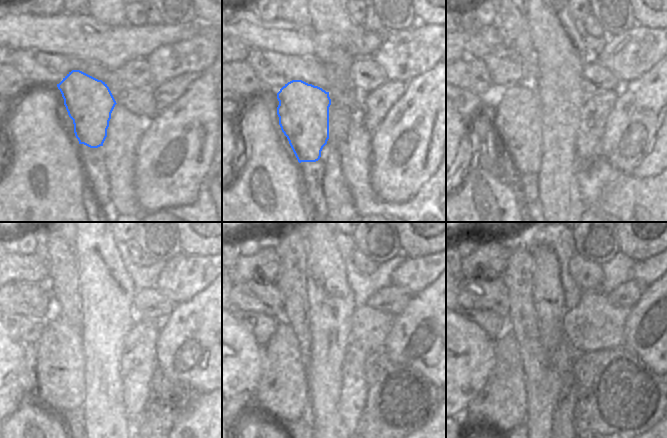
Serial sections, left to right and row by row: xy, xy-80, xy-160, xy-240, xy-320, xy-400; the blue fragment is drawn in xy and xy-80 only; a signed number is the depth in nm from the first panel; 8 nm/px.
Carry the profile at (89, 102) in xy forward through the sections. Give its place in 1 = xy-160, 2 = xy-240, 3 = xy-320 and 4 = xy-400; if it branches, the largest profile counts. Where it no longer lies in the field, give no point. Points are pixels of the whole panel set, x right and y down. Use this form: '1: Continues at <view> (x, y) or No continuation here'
1: Continues at xy-160 (517, 119)
2: Continues at xy-240 (59, 373)
3: Continues at xy-320 (283, 391)
4: Continues at xy-400 (502, 402)

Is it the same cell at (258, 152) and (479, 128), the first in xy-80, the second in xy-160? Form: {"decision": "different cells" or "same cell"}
{"decision": "same cell"}

